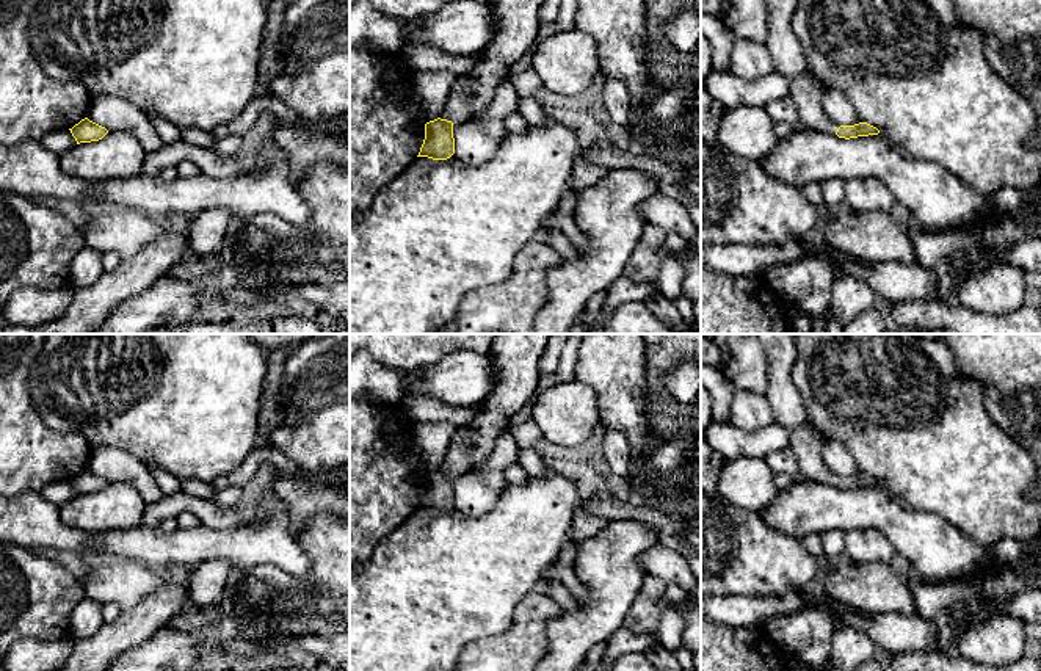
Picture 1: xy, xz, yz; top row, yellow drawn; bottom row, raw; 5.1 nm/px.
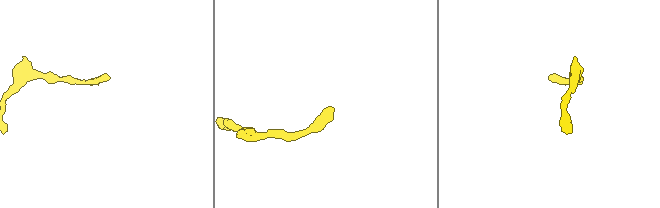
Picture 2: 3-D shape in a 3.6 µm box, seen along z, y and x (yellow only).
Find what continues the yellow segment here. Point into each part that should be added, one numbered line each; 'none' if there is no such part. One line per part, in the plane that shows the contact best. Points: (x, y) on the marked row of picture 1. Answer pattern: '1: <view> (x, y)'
1: yz (808, 94)

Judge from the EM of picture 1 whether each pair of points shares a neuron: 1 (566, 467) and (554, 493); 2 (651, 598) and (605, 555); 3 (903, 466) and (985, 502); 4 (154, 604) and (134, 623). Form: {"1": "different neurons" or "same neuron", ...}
{"1": "different neurons", "2": "different neurons", "3": "same neuron", "4": "same neuron"}

